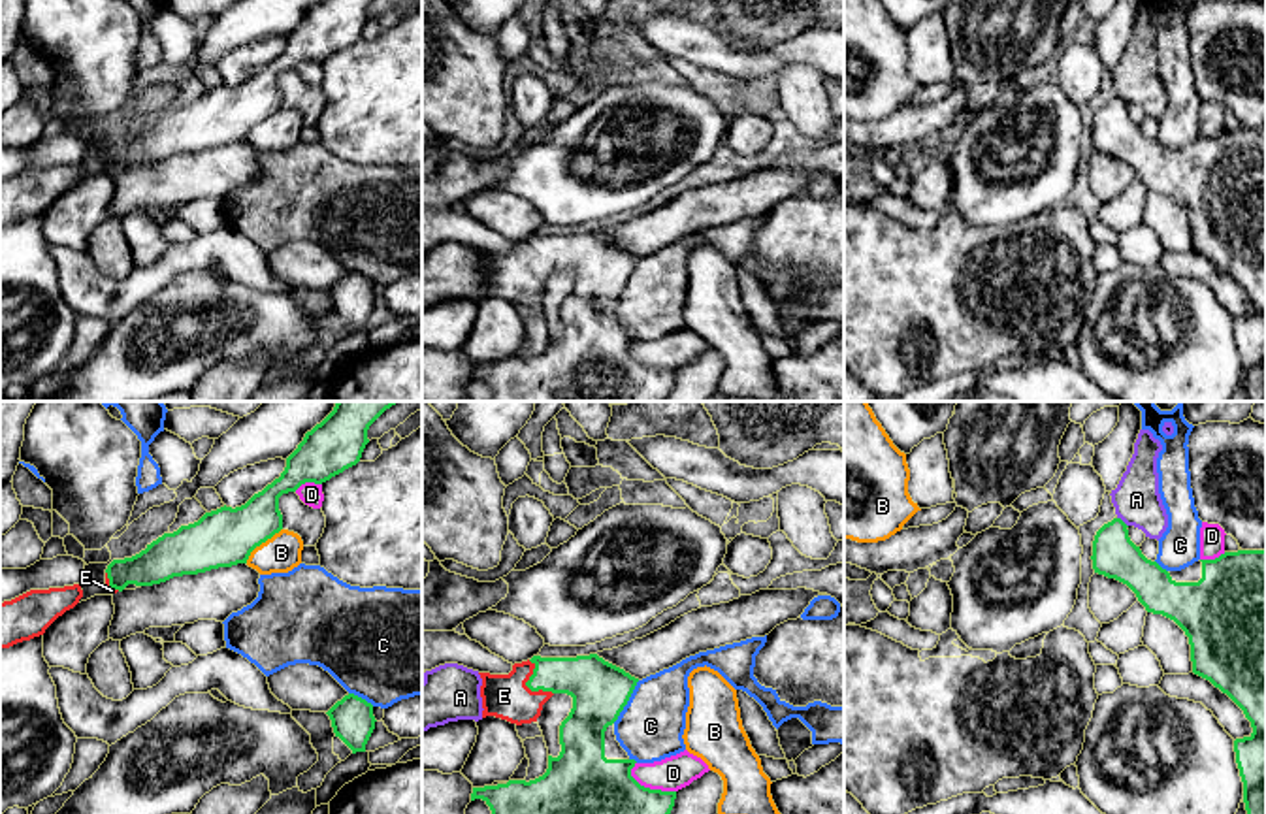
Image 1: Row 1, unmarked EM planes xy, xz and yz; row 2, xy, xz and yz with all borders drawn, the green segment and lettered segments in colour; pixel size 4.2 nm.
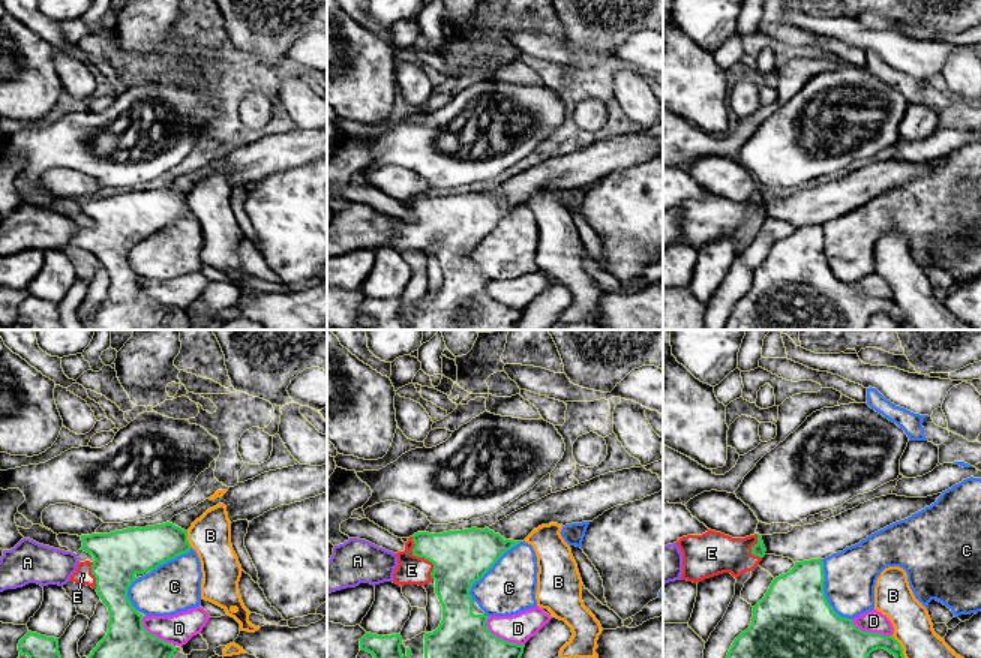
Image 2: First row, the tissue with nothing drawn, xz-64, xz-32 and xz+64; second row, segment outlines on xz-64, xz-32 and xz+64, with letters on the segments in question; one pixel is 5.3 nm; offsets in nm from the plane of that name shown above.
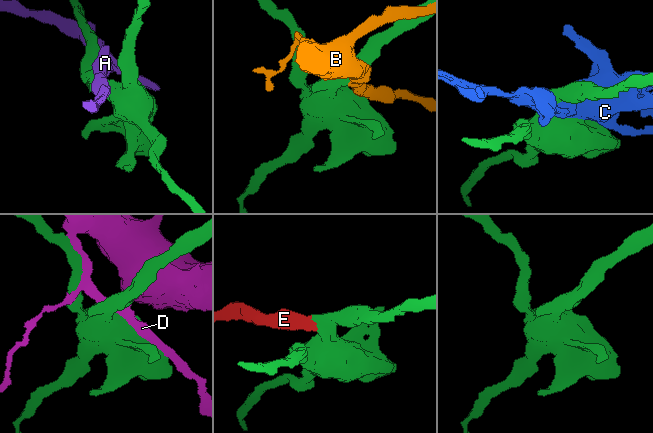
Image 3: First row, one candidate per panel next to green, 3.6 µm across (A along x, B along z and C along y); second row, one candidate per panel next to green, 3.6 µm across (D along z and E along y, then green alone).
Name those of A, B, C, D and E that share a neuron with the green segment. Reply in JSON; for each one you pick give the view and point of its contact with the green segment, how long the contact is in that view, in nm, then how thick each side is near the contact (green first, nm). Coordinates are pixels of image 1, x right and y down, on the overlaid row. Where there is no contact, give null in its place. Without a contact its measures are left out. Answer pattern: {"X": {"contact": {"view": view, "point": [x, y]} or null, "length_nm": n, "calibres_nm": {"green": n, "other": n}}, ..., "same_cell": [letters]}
{"E": {"contact": {"view": "xz", "point": [528, 686]}, "length_nm": 190, "calibres_nm": {"green": 190, "other": 190}}, "same_cell": ["E"]}

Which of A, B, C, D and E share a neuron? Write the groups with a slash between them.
A / B / C / D / E

